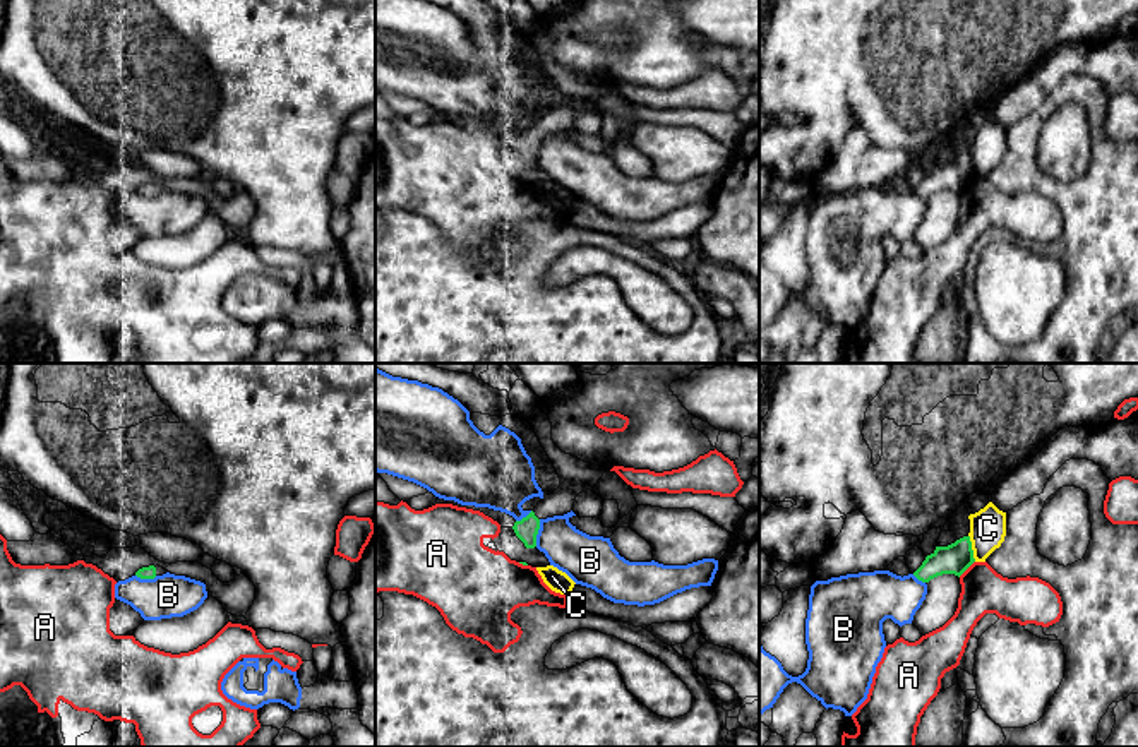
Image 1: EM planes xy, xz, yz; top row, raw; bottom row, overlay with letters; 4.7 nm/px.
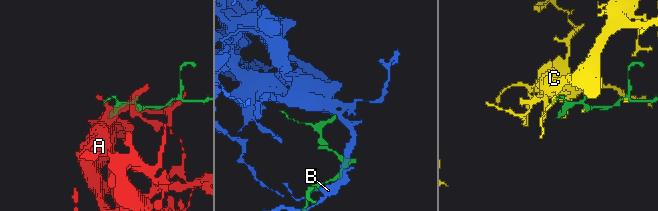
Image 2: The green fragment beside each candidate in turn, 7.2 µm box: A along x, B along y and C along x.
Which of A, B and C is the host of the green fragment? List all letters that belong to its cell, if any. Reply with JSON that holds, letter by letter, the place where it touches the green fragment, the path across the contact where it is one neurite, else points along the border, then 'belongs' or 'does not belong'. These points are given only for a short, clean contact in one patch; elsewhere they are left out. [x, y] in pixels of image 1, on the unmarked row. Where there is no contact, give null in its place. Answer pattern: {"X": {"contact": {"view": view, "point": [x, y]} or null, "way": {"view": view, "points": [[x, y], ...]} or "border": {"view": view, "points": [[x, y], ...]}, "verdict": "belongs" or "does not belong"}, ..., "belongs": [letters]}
{"A": {"contact": {"view": "yz", "point": [965, 185]}, "verdict": "does not belong"}, "B": {"contact": {"view": "xz", "point": [537, 149]}, "verdict": "does not belong"}, "C": {"contact": {"view": "yz", "point": [970, 165]}, "verdict": "does not belong"}, "belongs": []}

